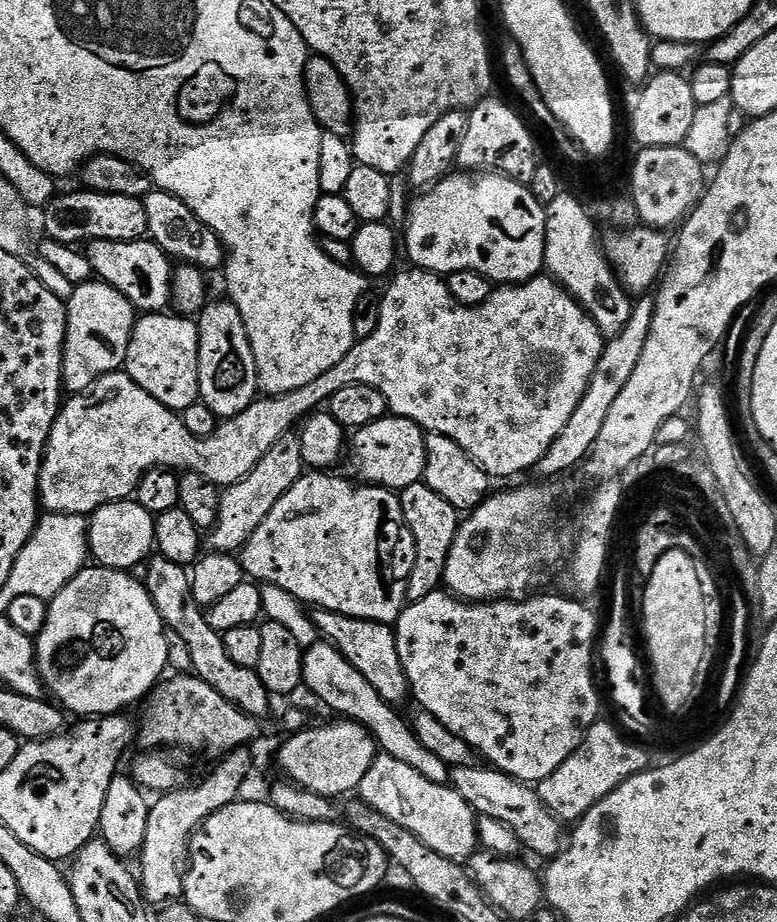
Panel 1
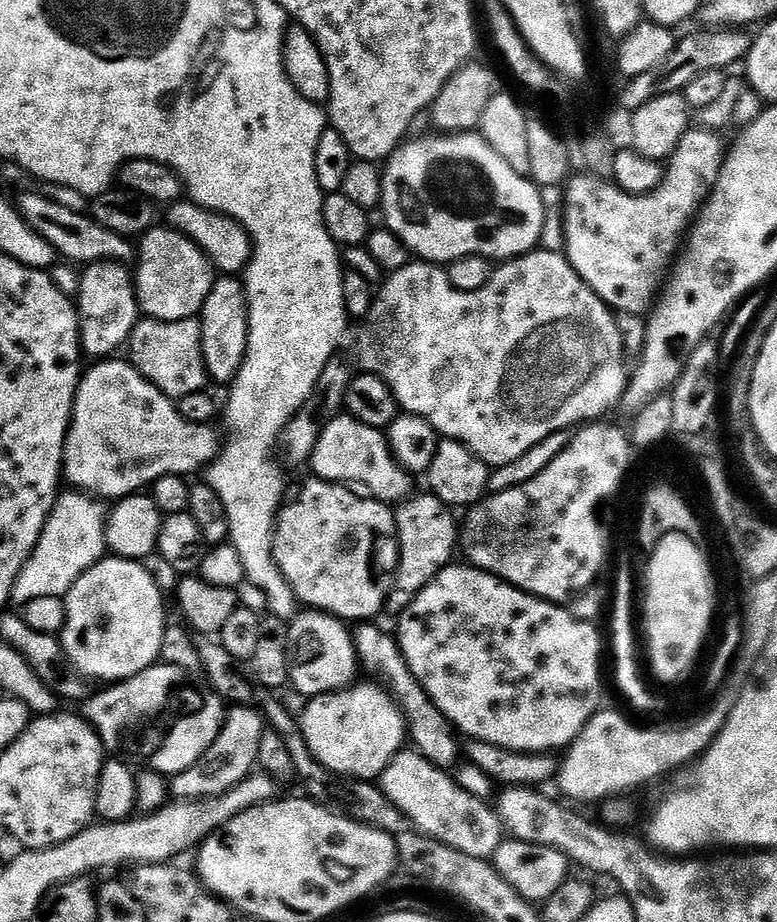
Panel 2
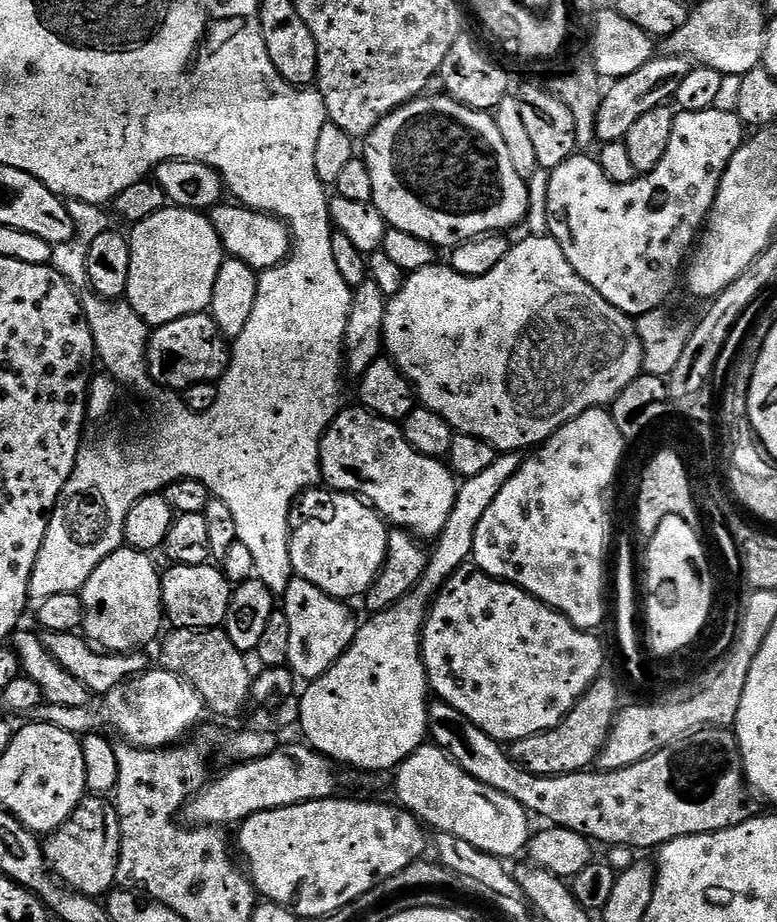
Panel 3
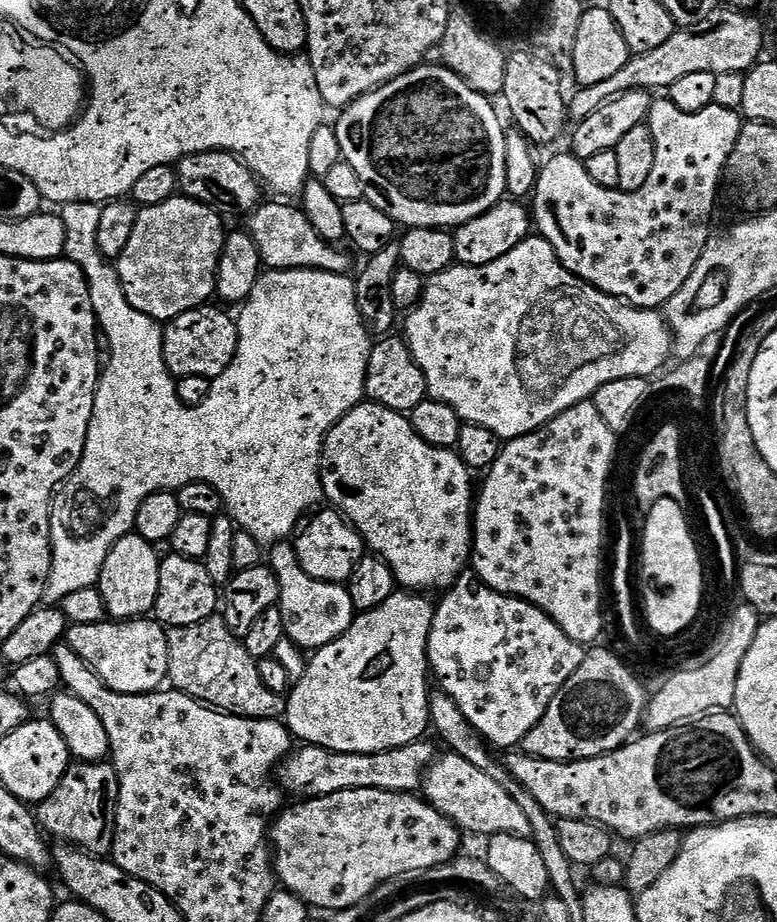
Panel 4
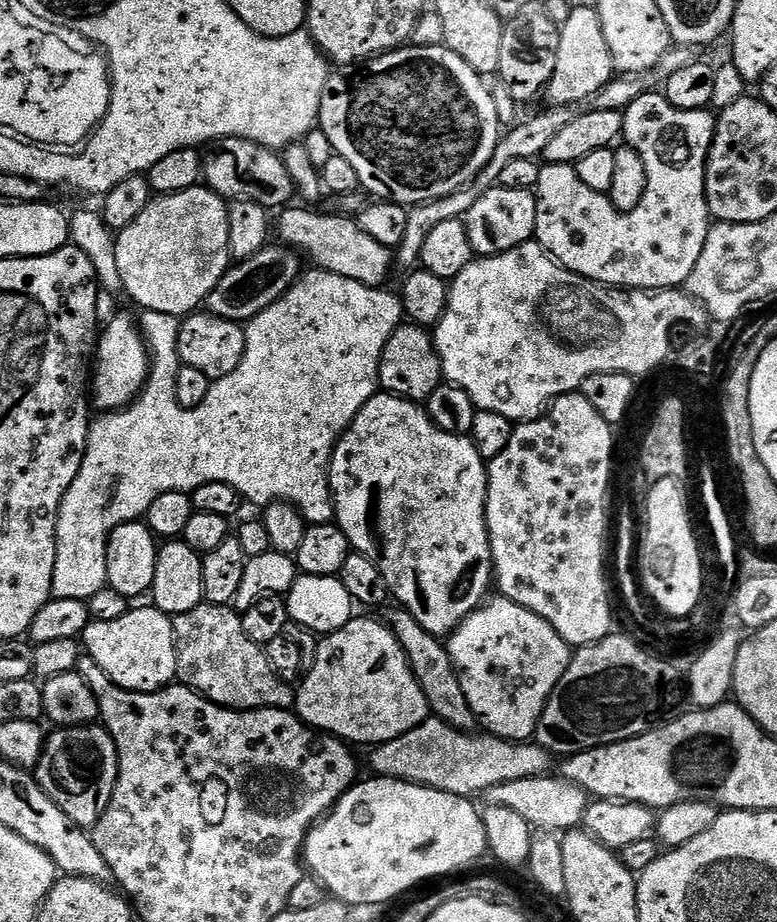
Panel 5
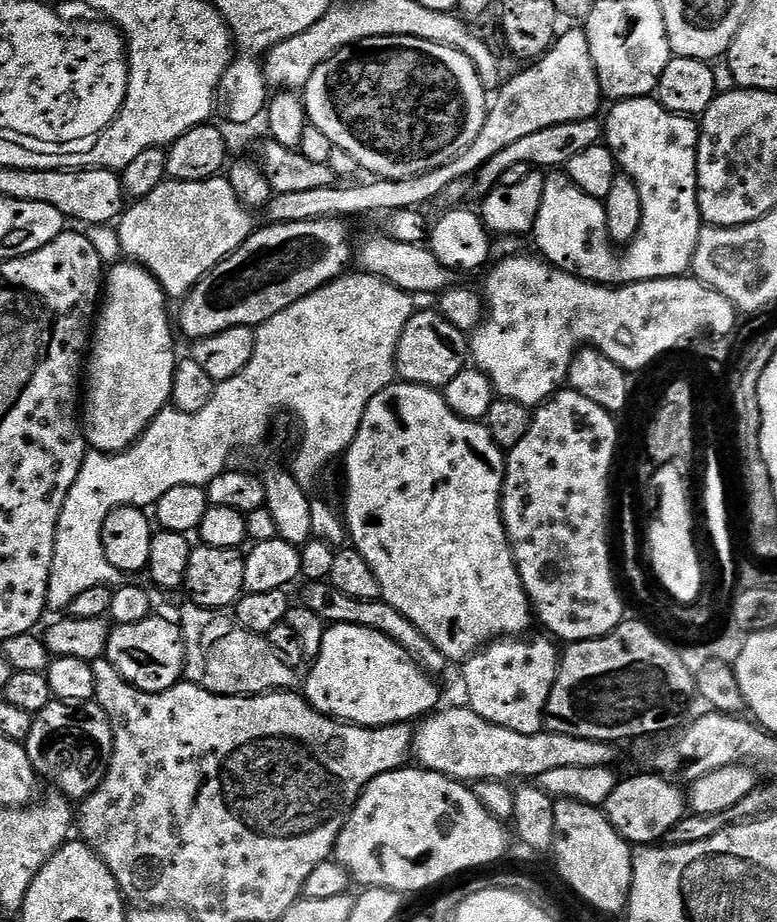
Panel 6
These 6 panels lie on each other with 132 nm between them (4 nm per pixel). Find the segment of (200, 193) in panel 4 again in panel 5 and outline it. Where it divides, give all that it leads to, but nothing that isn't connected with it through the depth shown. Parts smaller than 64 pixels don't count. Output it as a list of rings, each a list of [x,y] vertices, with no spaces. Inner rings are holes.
[[[226,136],[223,140],[213,140],[207,145],[203,157],[203,183],[218,193],[225,202],[253,200],[263,208],[280,210],[291,201],[288,199],[293,199],[290,170],[286,170],[283,155],[279,151],[262,146],[258,142],[250,142],[246,138]]]

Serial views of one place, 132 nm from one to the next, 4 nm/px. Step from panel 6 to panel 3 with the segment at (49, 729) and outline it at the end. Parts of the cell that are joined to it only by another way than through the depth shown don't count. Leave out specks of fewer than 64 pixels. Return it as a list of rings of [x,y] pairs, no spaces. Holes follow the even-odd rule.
[[[88,794],[72,817],[43,841],[44,861],[73,893],[93,898],[107,897],[117,887],[120,861],[120,819],[107,795]]]

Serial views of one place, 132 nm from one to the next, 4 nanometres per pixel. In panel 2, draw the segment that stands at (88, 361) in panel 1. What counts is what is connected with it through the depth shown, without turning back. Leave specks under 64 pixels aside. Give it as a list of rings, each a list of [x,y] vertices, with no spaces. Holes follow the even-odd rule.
[[[99,260],[79,273],[80,288],[74,303],[80,314],[80,346],[85,357],[112,358],[127,345],[138,319],[136,285],[127,263]]]

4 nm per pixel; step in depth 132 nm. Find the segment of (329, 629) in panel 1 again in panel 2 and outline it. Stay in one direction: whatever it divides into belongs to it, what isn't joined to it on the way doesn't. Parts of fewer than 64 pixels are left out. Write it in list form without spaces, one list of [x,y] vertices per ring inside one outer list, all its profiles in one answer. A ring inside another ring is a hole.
[[[360,622],[355,625],[352,640],[356,644],[358,664],[361,669],[369,672],[369,677],[375,678],[386,689],[393,702],[400,707],[404,715],[406,736],[421,756],[425,756],[435,768],[452,770],[456,759],[461,759],[462,744],[456,741],[457,729],[453,728],[447,718],[438,710],[438,706],[426,694],[426,690],[414,678],[410,666],[400,649],[400,642],[391,631],[383,632],[376,622]]]

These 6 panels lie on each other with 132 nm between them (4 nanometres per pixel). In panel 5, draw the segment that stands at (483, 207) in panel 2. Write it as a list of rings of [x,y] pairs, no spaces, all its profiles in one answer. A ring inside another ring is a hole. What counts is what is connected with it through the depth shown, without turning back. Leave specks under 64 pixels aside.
[[[437,46],[437,48],[412,47],[395,48],[392,52],[382,52],[379,56],[373,56],[363,66],[349,71],[352,72],[349,76],[344,73],[347,72],[344,70],[333,71],[322,90],[320,118],[318,121],[319,131],[324,132],[326,138],[330,138],[333,153],[346,158],[346,162],[350,162],[350,166],[354,166],[354,170],[358,173],[358,182],[361,189],[369,197],[376,200],[392,200],[395,204],[405,206],[415,206],[438,198],[446,198],[450,194],[457,192],[459,188],[469,187],[476,177],[480,175],[481,170],[488,165],[490,158],[494,158],[494,150],[498,146],[502,135],[500,112],[496,109],[496,100],[492,97],[491,90],[484,85],[487,84],[485,77],[479,76],[473,68],[466,66],[466,62],[462,62],[462,58],[458,58],[458,54],[454,54],[449,48],[443,46]]]

